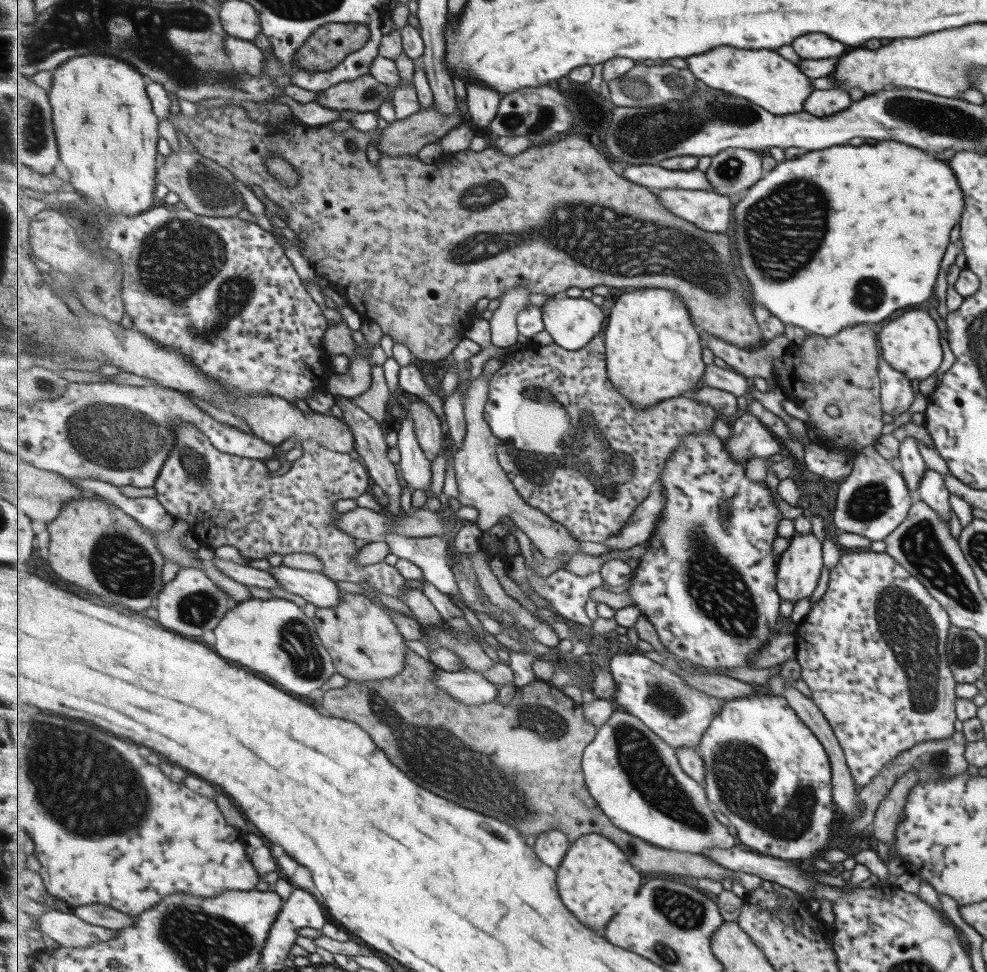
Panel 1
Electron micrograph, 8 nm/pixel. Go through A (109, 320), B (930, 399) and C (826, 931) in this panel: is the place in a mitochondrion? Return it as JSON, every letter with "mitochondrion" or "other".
{"A":"other","B":"other","C":"other"}

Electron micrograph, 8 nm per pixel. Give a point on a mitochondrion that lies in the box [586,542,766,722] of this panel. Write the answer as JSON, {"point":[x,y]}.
{"point":[665,699]}

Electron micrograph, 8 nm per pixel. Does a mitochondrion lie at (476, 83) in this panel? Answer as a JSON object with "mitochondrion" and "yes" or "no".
{"mitochondrion":"no"}

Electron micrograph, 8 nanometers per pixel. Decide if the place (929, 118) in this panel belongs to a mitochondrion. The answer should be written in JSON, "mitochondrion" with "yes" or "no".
{"mitochondrion":"yes"}

